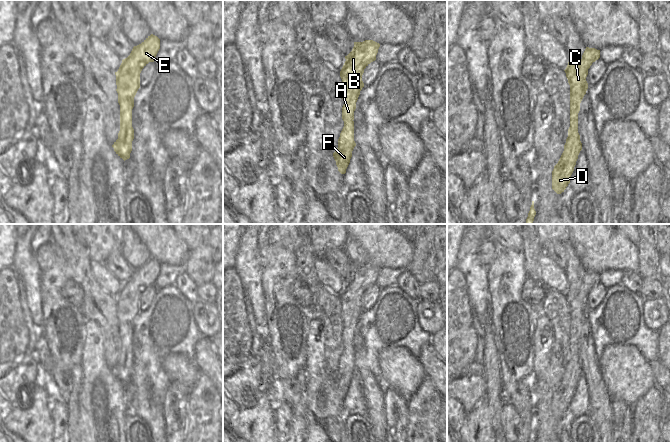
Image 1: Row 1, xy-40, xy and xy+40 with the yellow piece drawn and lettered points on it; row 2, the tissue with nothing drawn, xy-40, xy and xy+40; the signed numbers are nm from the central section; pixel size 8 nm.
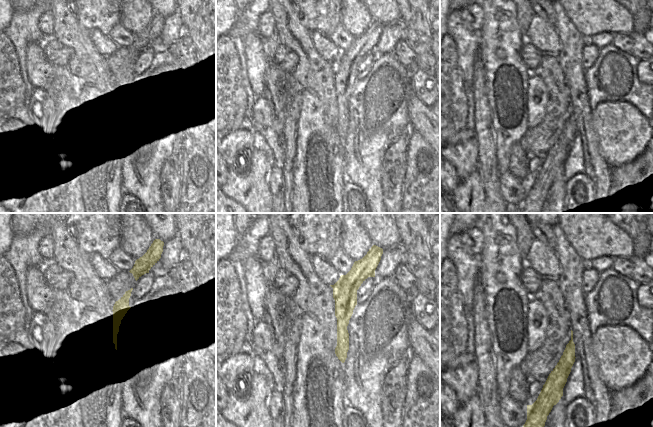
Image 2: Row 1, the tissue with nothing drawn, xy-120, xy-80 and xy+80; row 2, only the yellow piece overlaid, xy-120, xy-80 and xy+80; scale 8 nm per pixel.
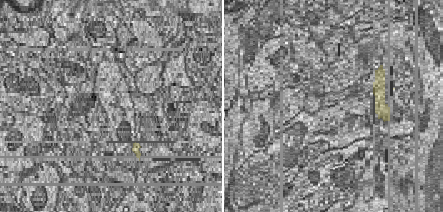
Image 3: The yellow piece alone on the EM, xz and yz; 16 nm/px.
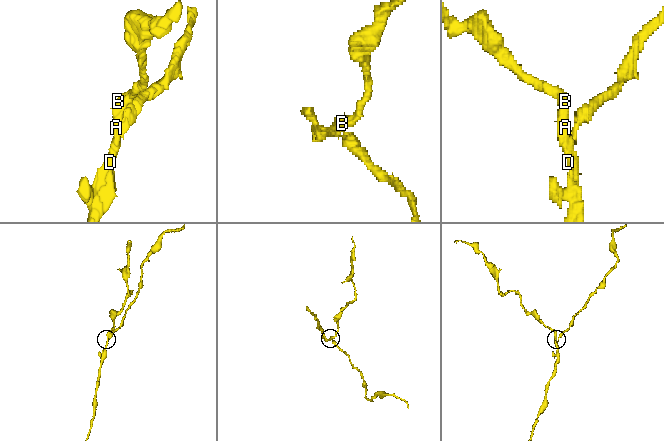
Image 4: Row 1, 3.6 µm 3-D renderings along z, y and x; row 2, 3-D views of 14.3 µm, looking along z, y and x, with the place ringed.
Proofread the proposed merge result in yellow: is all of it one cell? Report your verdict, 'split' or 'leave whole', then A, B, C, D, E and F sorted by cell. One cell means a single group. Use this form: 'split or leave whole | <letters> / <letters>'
split | A B C E / D F

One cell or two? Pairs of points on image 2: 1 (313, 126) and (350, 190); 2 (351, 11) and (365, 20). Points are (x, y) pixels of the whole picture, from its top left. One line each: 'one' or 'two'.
1: two
2: one

